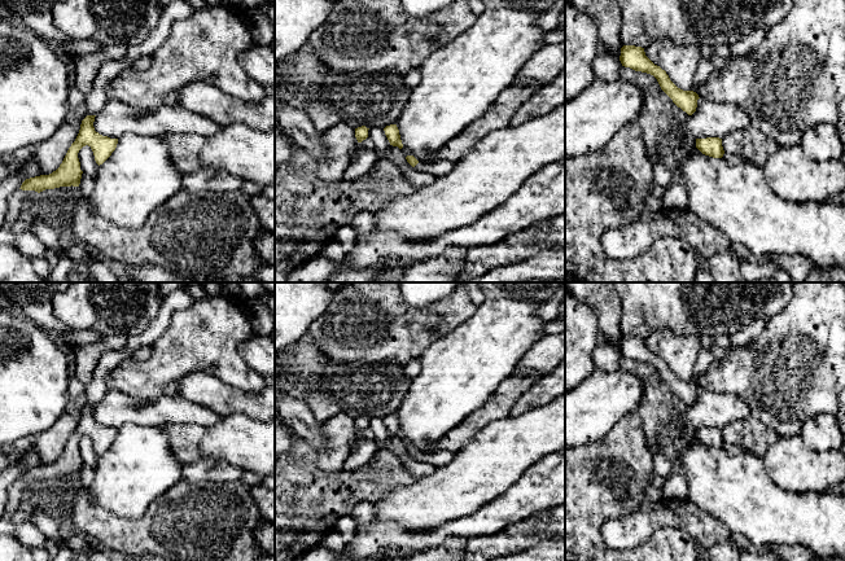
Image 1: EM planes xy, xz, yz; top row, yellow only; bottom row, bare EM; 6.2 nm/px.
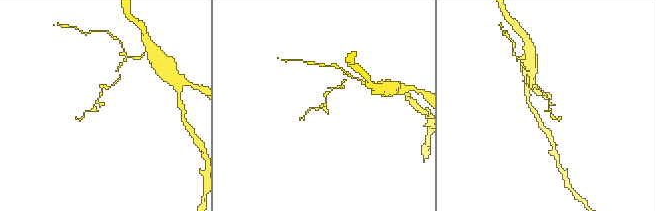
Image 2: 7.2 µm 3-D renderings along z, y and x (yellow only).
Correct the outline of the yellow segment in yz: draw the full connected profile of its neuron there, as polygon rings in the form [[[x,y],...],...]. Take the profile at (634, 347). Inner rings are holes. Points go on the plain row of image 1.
[[[623,336],[621,338],[619,351],[622,356],[635,361],[642,361],[653,365],[661,380],[673,390],[673,393],[692,406],[697,398],[699,385],[693,381],[683,381],[678,378],[669,368],[665,360],[654,355],[644,342],[644,338],[635,336]]]

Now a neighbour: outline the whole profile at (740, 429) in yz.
[[[753,417],[736,420],[722,429],[724,443],[736,444],[757,457],[763,459],[766,451],[778,441],[778,434]]]

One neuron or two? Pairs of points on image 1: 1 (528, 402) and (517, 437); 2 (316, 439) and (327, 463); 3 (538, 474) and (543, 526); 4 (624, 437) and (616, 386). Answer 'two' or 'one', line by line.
1: two
2: two
3: two
4: two

